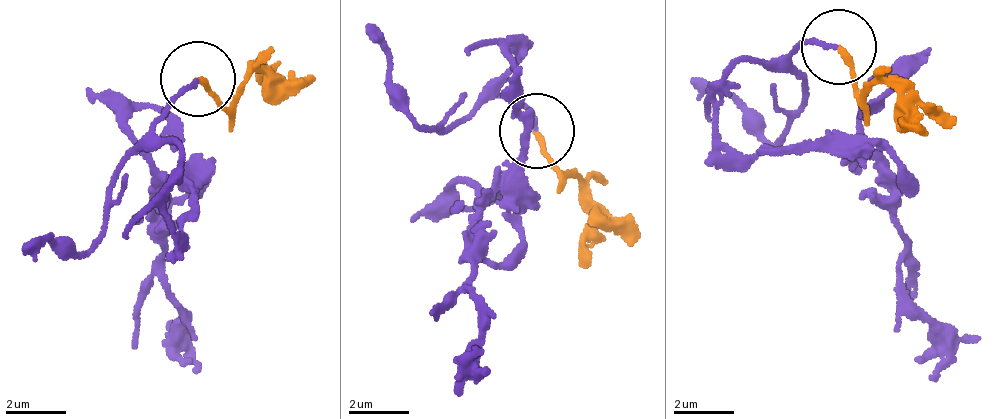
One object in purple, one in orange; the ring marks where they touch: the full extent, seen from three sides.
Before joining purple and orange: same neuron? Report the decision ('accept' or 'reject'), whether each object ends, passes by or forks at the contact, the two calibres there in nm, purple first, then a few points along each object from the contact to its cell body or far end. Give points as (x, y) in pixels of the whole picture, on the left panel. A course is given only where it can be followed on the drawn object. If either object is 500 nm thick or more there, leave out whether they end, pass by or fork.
accept; purple ends; orange ends; calibres 120 and 180 nm; course purple (195, 80), (152, 130), (177, 141), (167, 221), (186, 233), (194, 188), (162, 198), (171, 307), (198, 373); course orange (195, 80), (228, 105), (253, 77), (256, 64), (261, 79)

